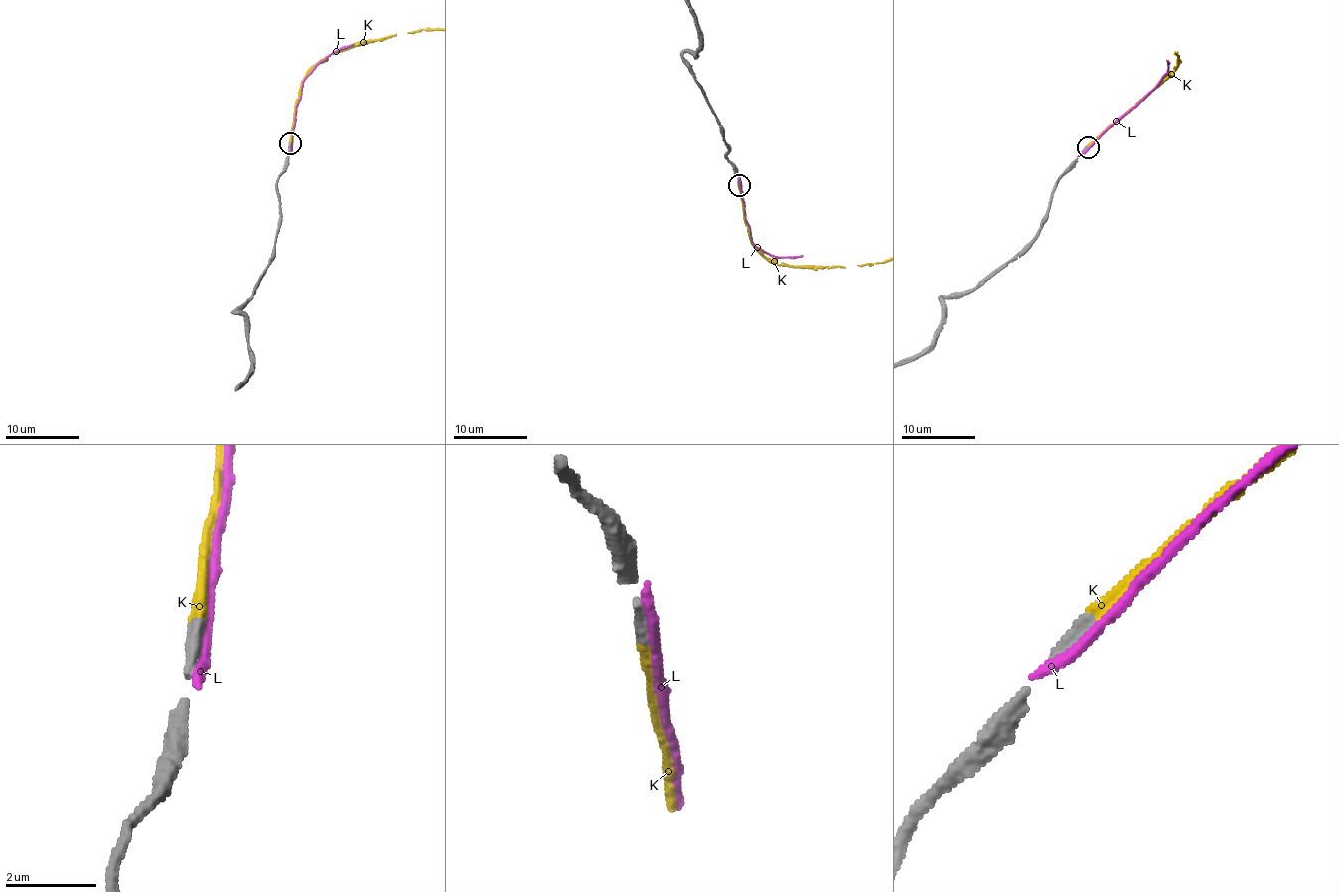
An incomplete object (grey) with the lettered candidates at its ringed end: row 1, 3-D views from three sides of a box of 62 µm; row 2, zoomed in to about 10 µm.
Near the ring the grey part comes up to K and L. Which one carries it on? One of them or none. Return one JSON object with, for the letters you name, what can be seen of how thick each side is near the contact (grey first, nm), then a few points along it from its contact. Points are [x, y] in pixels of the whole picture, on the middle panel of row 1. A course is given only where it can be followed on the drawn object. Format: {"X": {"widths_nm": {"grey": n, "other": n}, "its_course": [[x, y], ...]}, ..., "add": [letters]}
{"K": {"widths_nm": {"grey": 360, "other": 360}}, "add": ["K"]}

